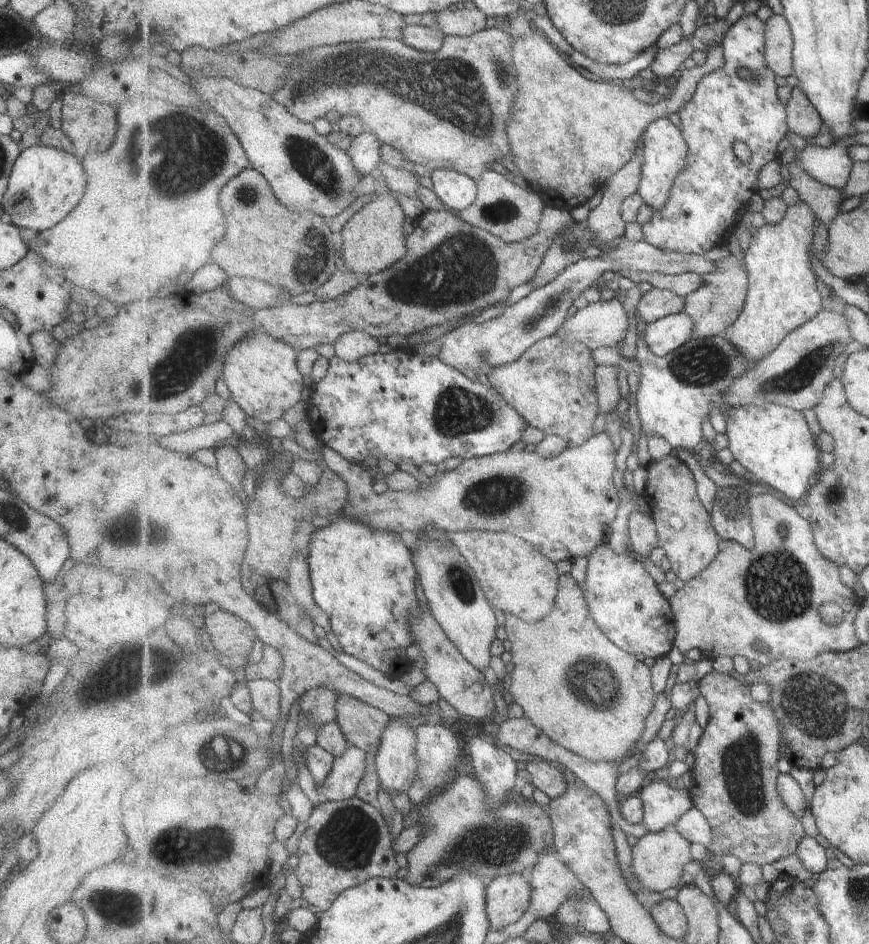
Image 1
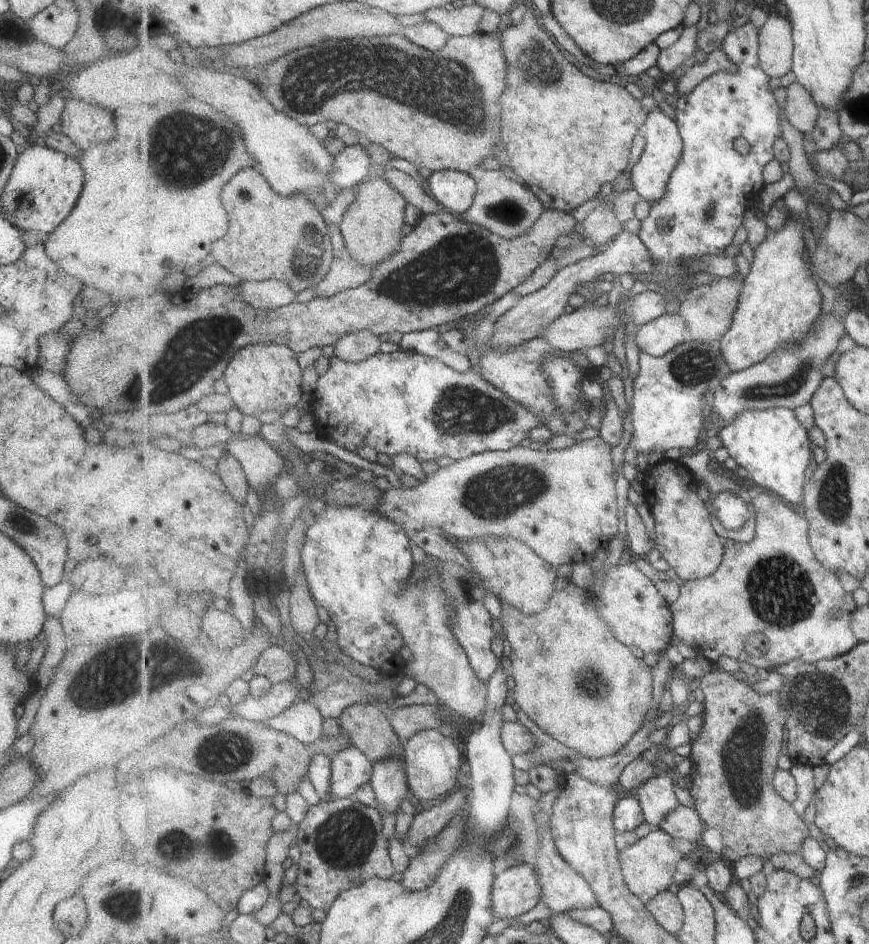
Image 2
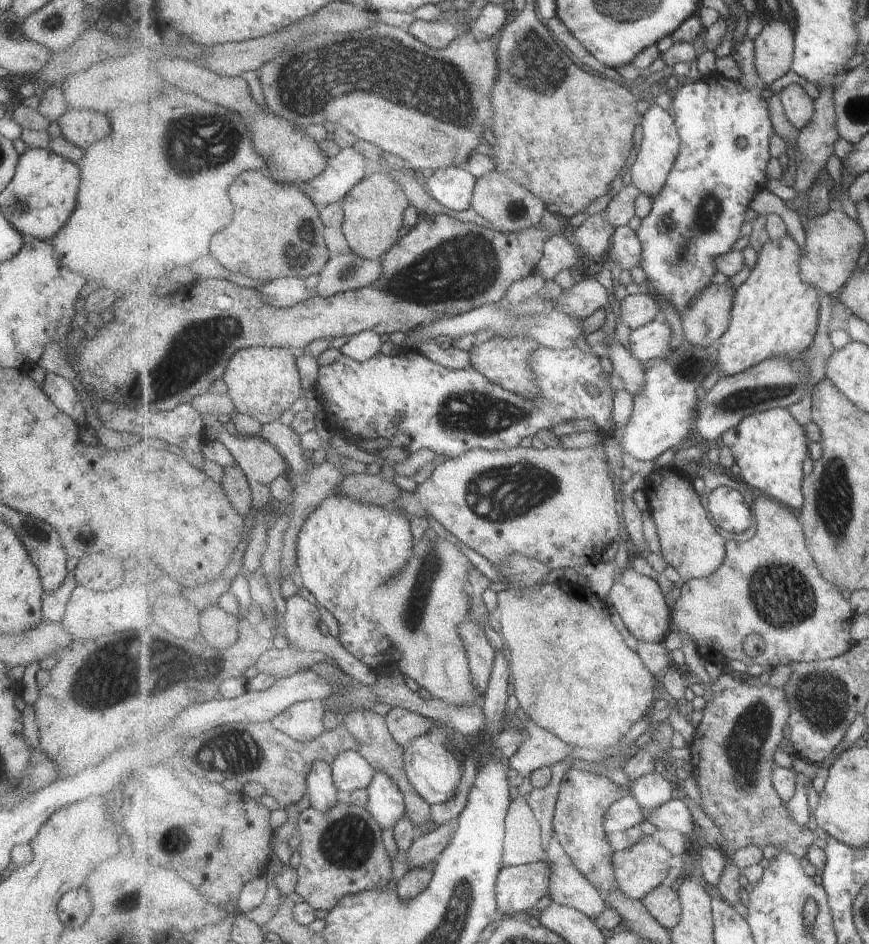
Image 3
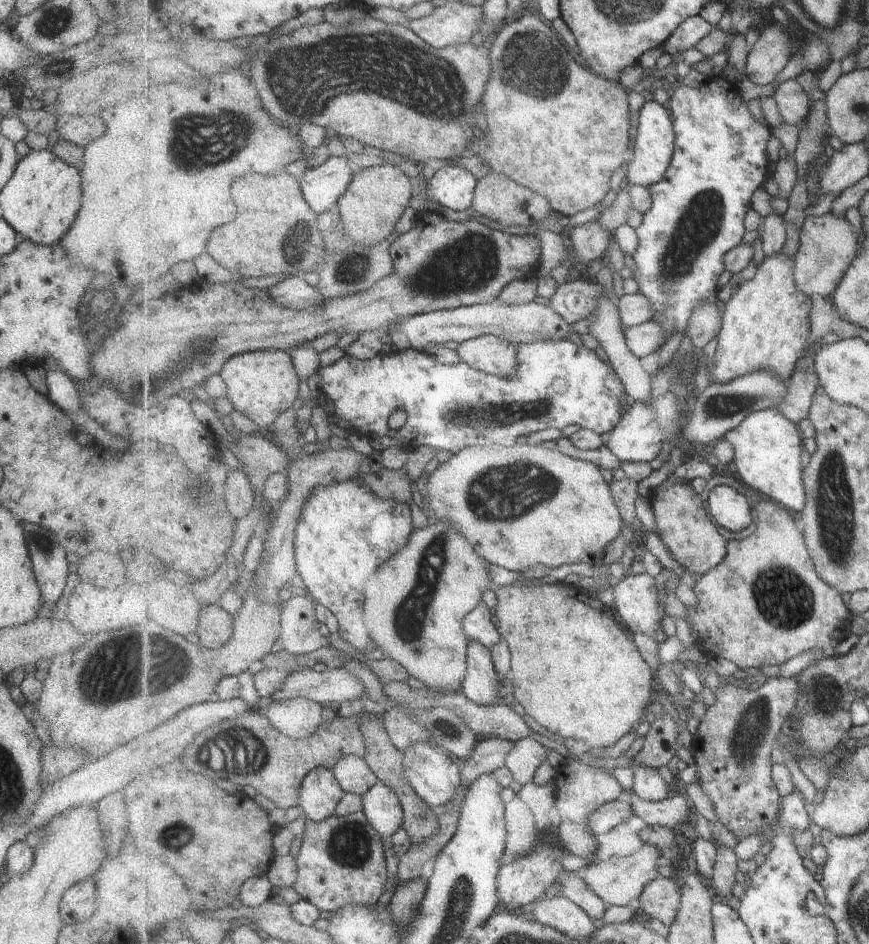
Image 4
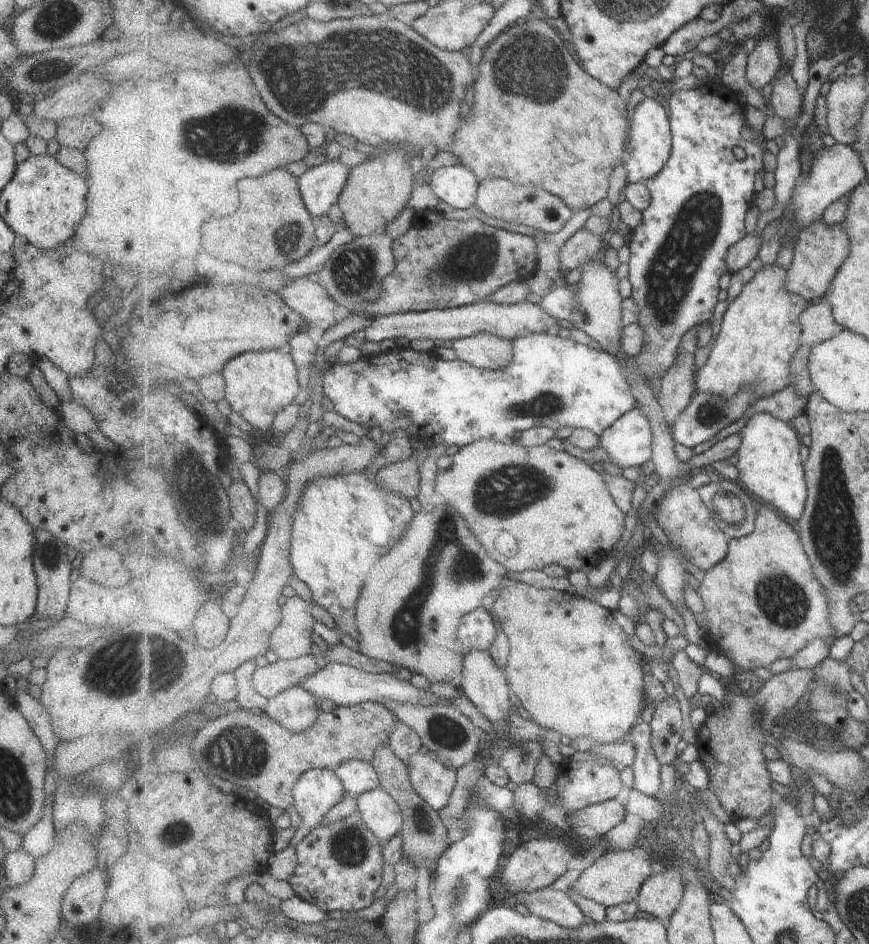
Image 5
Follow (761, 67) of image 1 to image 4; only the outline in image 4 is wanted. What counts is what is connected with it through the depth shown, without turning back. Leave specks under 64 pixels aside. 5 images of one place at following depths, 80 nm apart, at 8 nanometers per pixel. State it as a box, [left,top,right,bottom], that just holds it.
[631,76,772,341]

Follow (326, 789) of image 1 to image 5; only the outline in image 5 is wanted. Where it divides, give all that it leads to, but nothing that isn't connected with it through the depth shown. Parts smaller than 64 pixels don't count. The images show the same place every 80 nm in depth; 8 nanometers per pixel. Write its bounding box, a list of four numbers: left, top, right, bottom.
[335,759,380,796]

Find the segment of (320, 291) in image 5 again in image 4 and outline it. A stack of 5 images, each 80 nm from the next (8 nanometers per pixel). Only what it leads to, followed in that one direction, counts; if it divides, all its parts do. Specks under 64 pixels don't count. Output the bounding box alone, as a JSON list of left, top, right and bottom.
[267,276,327,309]

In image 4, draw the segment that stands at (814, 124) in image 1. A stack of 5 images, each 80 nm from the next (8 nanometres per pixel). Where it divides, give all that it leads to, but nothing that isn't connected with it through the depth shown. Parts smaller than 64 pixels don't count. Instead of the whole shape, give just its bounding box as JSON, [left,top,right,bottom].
[773,79,812,127]

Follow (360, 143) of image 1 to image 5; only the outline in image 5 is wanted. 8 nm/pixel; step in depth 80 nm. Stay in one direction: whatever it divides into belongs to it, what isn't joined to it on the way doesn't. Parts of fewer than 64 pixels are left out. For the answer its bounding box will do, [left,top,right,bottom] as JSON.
[298,160,350,216]

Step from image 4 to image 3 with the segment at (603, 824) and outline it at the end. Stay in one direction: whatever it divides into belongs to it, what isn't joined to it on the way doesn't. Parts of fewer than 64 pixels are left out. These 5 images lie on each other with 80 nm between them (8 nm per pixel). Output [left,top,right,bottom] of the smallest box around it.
[604,793,646,833]

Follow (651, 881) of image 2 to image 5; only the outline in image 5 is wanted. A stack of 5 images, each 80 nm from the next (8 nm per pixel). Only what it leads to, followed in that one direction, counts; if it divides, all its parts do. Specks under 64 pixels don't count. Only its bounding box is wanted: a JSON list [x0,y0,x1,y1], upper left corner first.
[572,850,653,907]

